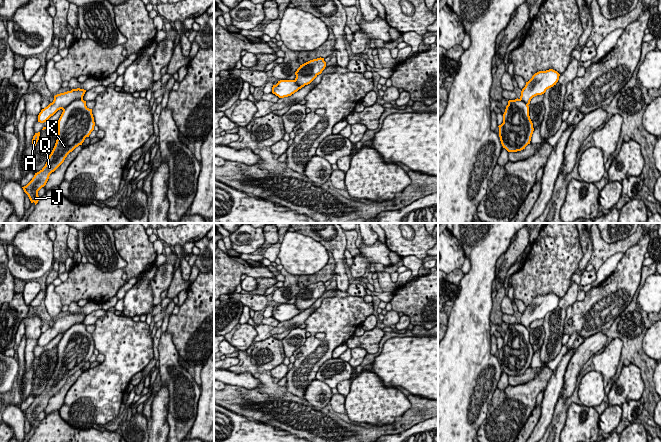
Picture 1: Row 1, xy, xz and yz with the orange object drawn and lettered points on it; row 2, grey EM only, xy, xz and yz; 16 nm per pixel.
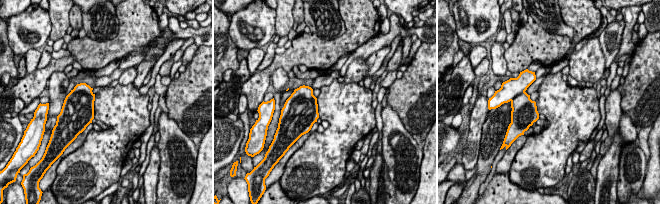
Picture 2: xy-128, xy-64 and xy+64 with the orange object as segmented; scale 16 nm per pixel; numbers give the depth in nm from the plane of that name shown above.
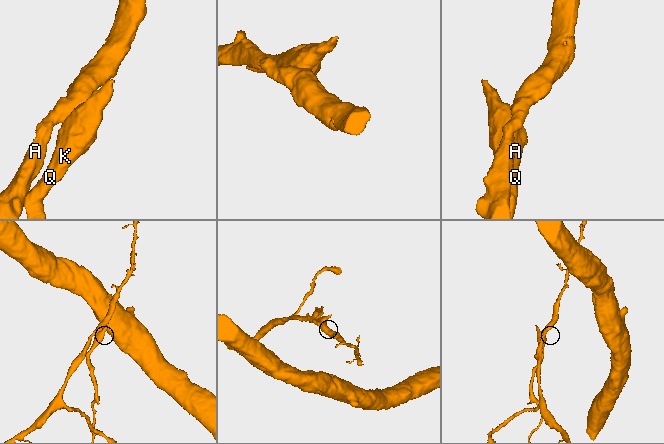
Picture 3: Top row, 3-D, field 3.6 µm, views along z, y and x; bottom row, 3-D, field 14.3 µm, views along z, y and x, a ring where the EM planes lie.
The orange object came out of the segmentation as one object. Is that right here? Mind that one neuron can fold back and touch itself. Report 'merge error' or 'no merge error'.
merge error

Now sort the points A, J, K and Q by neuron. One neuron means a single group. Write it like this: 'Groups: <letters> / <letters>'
Groups: A / J K Q

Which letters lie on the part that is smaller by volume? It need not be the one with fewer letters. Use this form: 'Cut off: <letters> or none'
Cut off: J, K, Q

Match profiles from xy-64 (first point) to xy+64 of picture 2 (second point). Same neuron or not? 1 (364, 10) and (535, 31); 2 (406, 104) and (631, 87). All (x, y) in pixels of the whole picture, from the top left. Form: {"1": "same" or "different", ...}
{"1": "same", "2": "same"}

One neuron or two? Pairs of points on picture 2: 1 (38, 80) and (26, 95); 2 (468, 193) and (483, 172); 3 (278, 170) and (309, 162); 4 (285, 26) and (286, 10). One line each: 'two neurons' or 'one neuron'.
1: one neuron
2: one neuron
3: two neurons
4: one neuron

